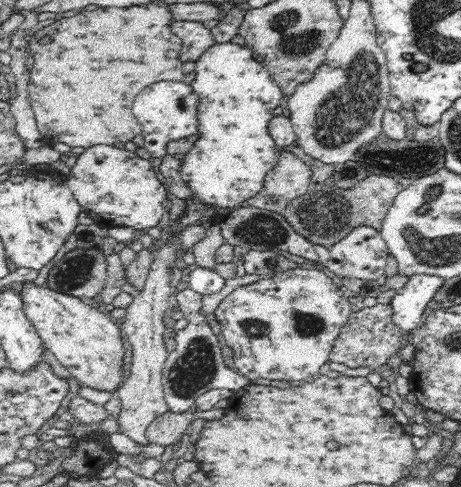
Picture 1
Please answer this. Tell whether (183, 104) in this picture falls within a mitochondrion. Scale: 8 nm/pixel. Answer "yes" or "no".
yes

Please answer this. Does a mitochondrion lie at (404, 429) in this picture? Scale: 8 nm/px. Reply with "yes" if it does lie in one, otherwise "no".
no

